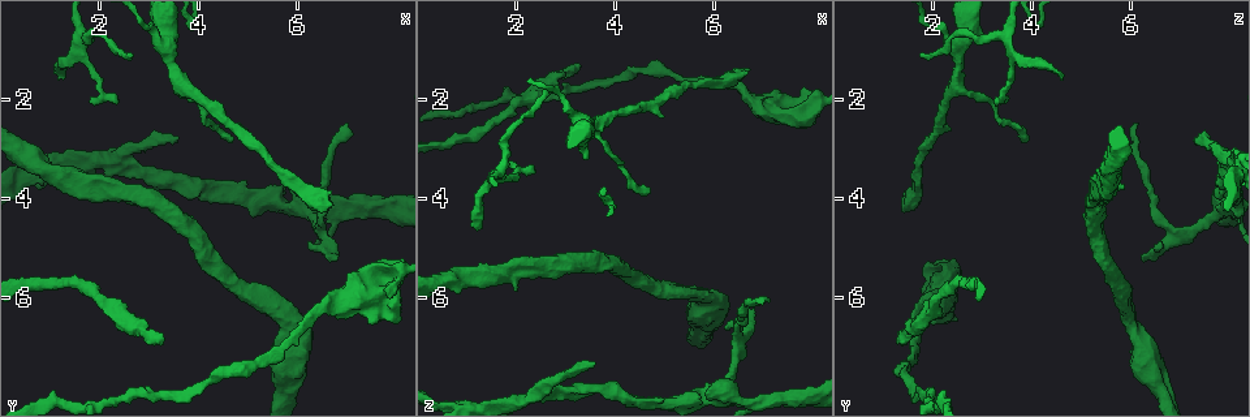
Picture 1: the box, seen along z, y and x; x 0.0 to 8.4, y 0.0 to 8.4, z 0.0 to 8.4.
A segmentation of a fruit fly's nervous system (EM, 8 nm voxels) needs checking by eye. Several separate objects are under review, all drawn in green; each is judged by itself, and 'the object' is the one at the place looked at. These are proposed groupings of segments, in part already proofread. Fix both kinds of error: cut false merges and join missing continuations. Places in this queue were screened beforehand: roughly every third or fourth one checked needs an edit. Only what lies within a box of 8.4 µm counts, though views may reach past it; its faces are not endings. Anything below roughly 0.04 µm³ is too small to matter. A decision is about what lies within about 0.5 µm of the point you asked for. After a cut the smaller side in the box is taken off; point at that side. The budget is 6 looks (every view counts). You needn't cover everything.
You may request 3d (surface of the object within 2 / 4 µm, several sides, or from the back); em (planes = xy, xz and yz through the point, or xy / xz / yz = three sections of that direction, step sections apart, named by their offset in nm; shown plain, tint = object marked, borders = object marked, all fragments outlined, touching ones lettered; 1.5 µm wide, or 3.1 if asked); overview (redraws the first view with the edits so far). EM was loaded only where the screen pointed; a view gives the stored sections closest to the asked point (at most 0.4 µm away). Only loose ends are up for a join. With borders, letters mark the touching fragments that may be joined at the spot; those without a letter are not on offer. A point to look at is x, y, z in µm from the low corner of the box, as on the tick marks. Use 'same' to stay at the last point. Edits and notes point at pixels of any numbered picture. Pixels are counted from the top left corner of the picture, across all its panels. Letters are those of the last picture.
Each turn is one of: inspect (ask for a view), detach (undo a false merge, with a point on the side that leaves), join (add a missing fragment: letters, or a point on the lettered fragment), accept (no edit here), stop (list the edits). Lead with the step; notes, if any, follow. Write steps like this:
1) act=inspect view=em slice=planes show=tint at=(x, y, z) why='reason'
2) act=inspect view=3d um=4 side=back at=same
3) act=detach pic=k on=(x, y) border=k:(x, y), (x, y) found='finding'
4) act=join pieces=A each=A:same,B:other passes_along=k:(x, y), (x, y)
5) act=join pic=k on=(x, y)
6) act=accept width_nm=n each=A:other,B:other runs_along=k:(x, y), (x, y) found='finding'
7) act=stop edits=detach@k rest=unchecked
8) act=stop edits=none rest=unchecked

act=inspect view=em slice=xy step=4 show=tint at=(6.95, 2.55, 6.10) why='tapers out'

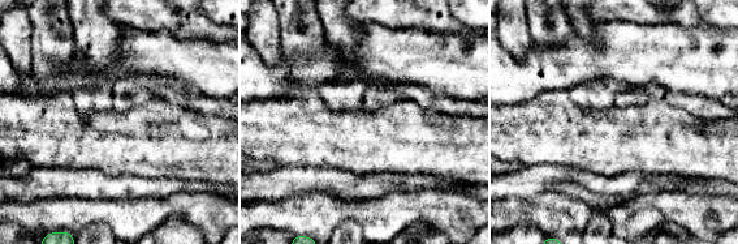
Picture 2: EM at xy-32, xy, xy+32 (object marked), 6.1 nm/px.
act=inspect view=em slice=planes show=borders at=same

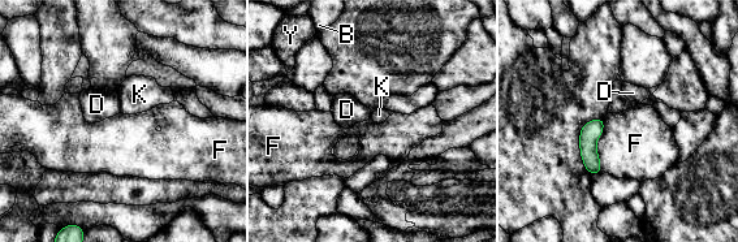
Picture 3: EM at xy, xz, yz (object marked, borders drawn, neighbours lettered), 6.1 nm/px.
act=accept width_nm=130 each=B:other,D:other,F:other,K:other,Y:other border=3:(604, 119), (596, 143), (600, 171) found='no lettered fragment goes on from it'

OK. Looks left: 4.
act=inspect view=em slice=planes show=borders at=(6.50, 5.10, 6.25) why='branch stops here'

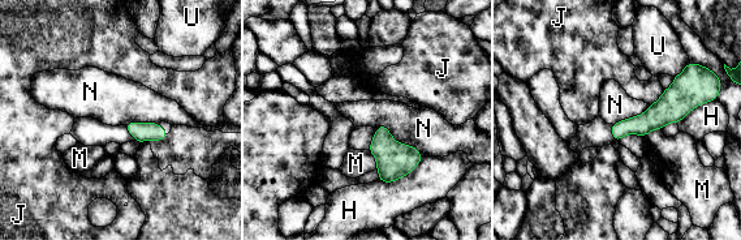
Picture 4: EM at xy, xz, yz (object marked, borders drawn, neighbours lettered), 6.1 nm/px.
act=accept longest_contact=N:340nm each=H:other,J:other,M:other,N:other,U:other found='no lettered fragment goes on from it'

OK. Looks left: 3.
act=inspect view=3d um=4 at=(3.55, 2.75, 7.35) why='free end'

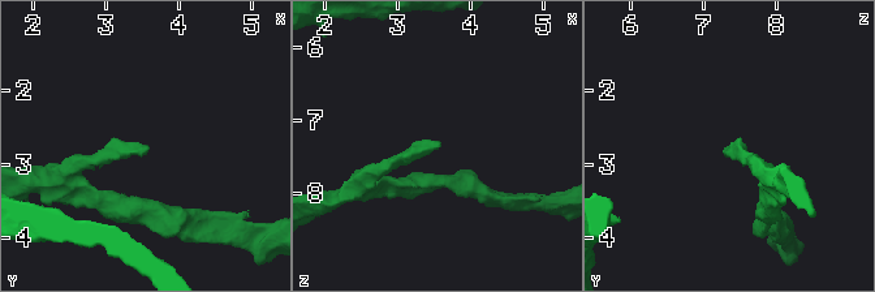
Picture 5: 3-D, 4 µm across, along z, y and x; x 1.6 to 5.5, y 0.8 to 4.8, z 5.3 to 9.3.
act=inspect view=em slice=planes show=borders at=(3.60, 2.75, 7.35) why='now the EM'

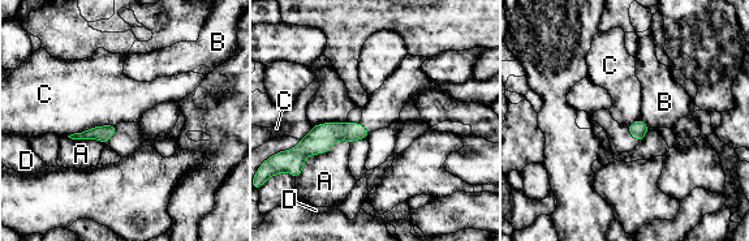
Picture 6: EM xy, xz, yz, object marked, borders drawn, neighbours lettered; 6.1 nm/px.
act=accept each=A:other,B:other,C:other,D:other border=6:(115, 124), (94, 125), (68, 136) found='no lettered fragment goes on from it'

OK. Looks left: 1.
act=stop edits=none rest=unchecked

